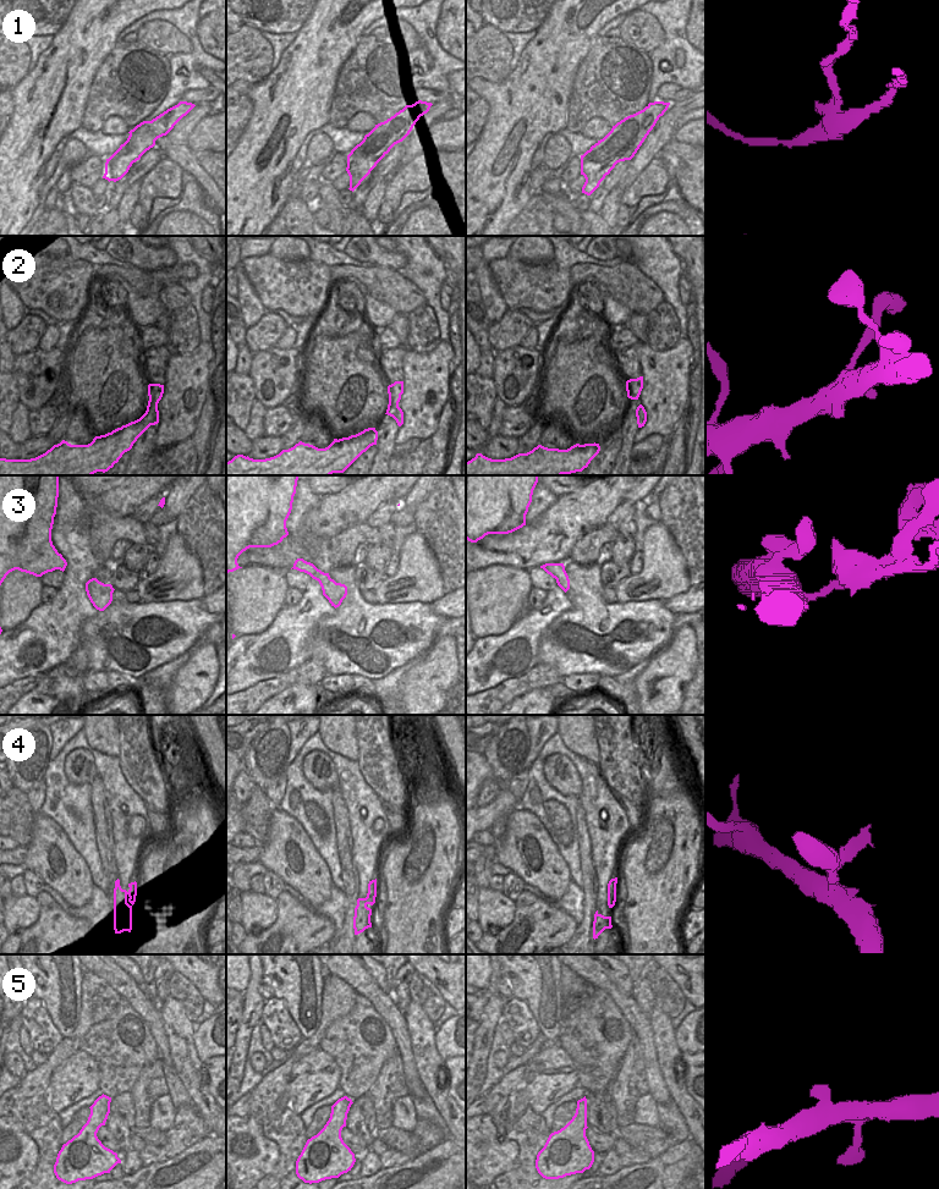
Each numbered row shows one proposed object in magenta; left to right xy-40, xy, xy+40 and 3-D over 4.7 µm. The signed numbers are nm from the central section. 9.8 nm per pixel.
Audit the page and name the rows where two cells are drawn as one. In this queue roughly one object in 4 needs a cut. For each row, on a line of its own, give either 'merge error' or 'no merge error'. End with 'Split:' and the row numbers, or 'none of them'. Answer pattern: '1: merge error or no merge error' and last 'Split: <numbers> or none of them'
1: merge error
2: no merge error
3: merge error
4: no merge error
5: no merge error
Split: 1, 3

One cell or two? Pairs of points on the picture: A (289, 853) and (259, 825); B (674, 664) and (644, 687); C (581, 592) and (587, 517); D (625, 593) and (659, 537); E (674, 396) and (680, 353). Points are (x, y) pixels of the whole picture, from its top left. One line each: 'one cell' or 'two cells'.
A: two cells
B: one cell
C: two cells
D: one cell
E: one cell

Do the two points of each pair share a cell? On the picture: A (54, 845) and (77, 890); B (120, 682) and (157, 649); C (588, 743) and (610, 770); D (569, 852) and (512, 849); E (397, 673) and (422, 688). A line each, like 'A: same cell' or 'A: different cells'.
A: same cell
B: different cells
C: different cells
D: different cells
E: different cells

